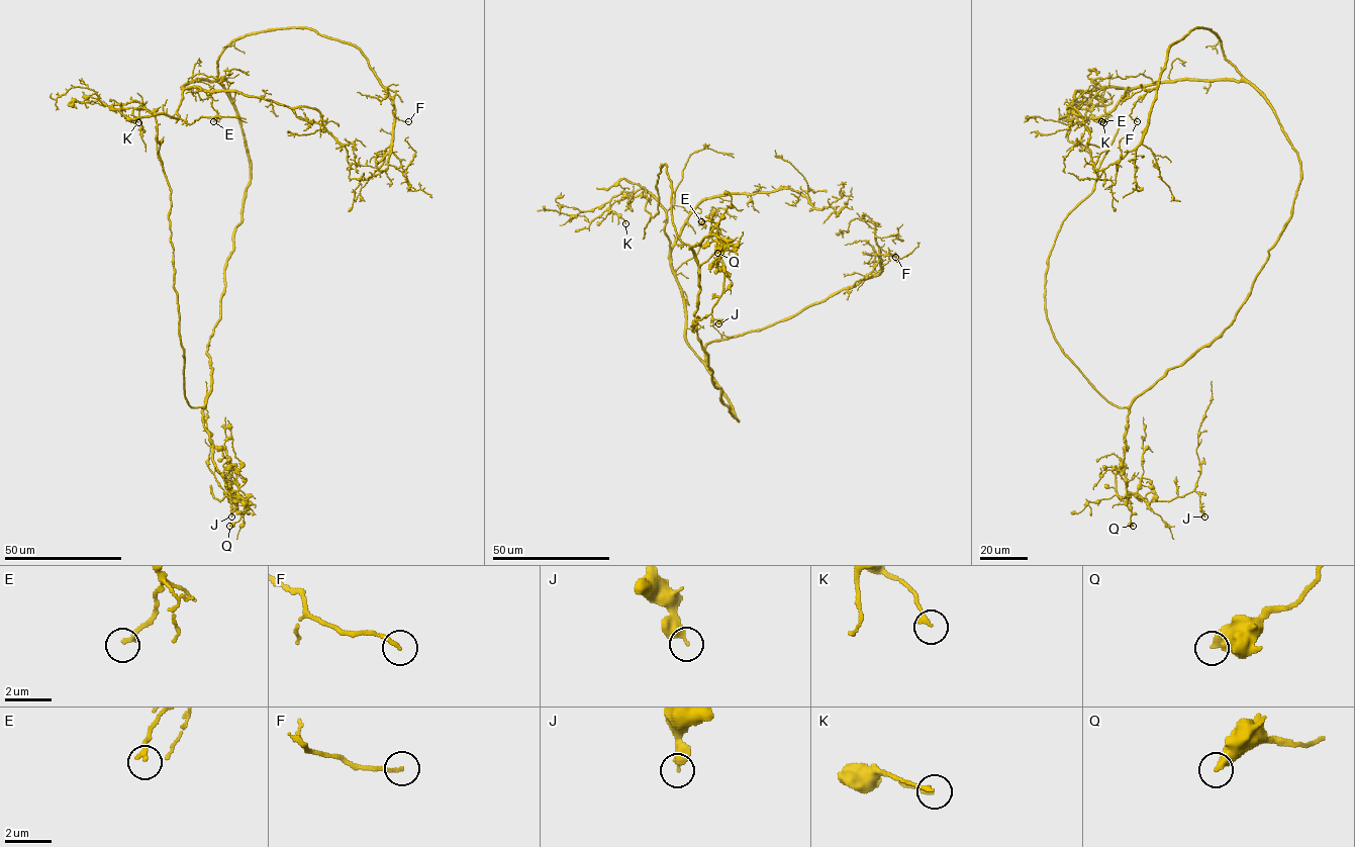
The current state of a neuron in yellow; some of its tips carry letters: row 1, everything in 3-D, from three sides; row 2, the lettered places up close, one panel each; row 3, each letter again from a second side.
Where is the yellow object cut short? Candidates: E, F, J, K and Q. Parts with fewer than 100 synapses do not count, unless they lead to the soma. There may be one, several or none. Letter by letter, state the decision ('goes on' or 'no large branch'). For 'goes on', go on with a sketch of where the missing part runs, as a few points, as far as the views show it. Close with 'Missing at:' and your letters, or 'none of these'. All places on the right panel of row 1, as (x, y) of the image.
E: no large branch
F: no large branch
J: no large branch
K: no large branch
Q: no large branch
Missing at: none of these

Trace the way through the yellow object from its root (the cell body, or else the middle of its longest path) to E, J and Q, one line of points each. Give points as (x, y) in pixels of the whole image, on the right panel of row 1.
E: (1291, 209), (1300, 180), (1298, 153), (1272, 106), (1247, 82), (1098, 87), (1090, 92), (1103, 98), (1101, 121)
J: (1291, 209), (1235, 318), (1170, 368), (1129, 410), (1116, 492), (1151, 502), (1195, 491), (1204, 516)
Q: (1291, 209), (1235, 318), (1132, 405), (1116, 492), (1130, 501), (1133, 526)

